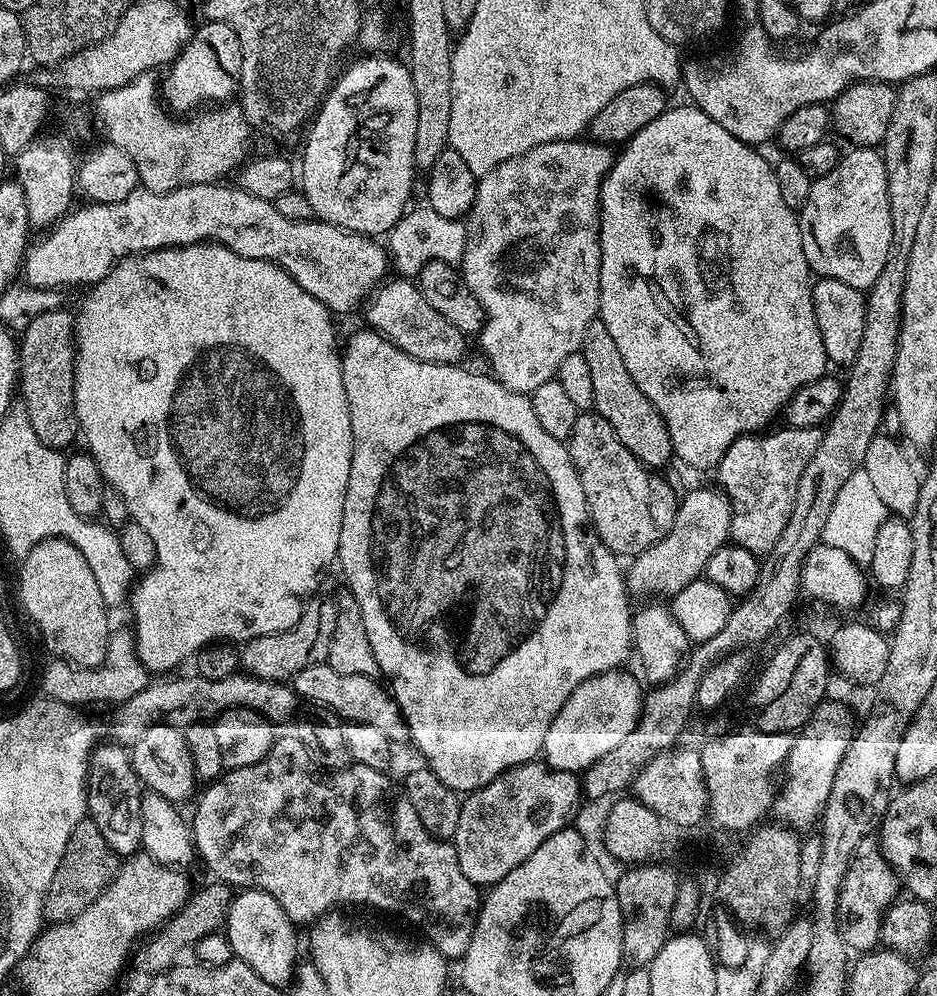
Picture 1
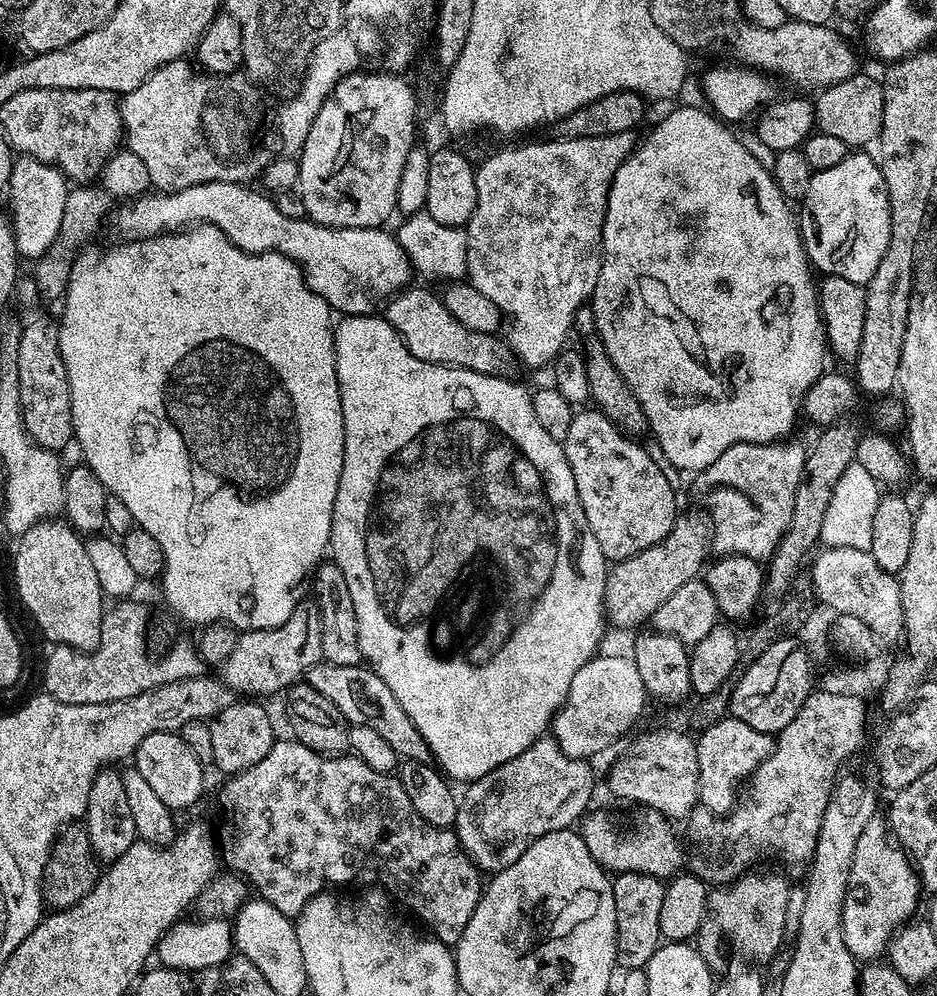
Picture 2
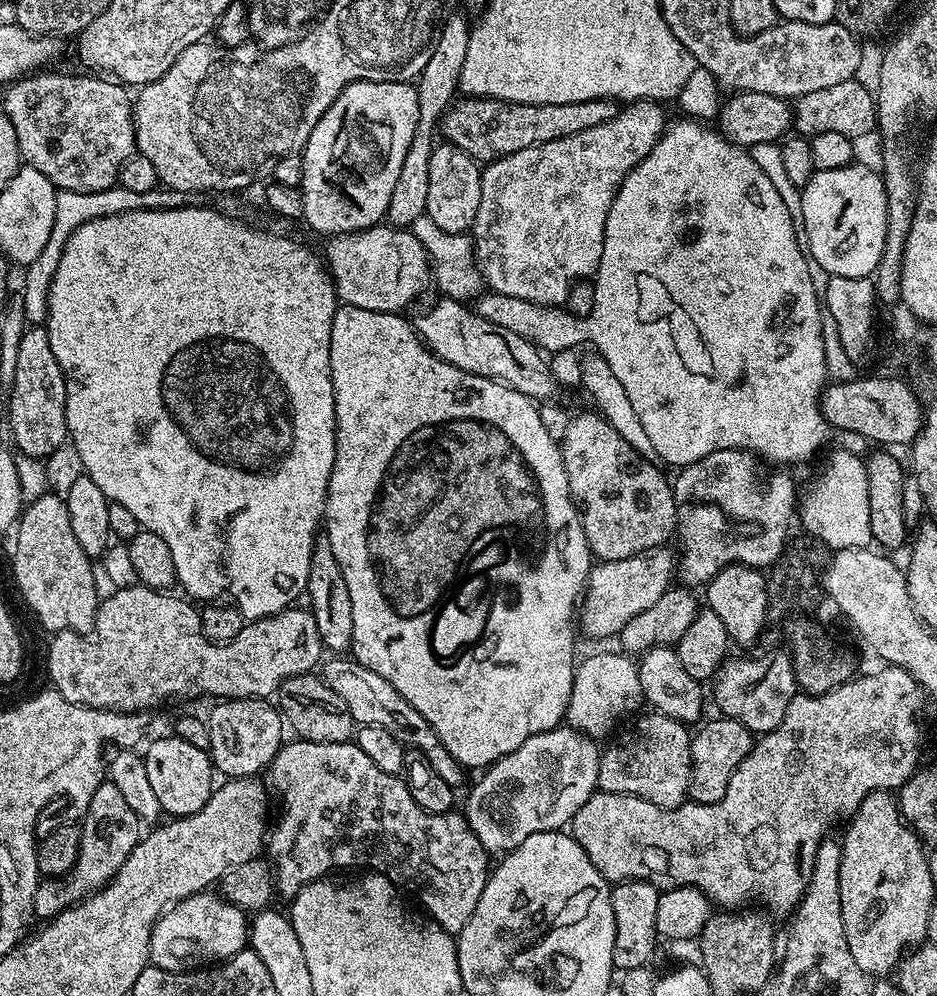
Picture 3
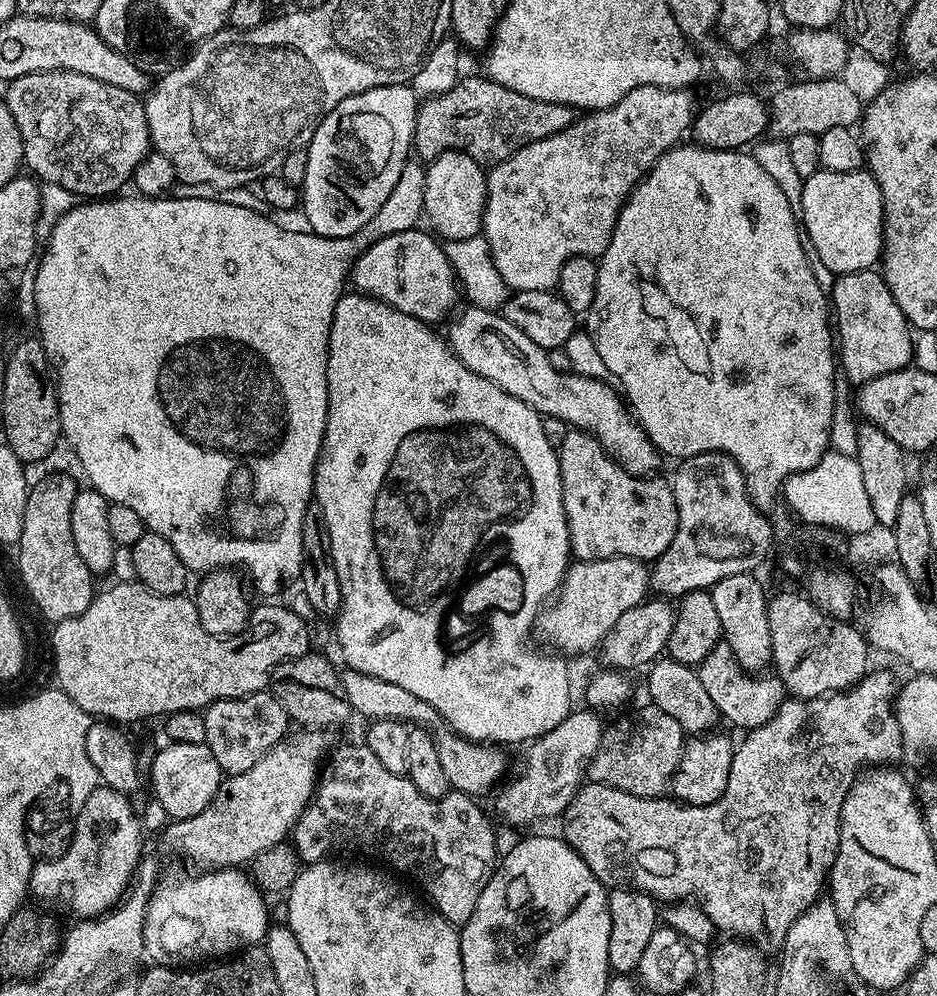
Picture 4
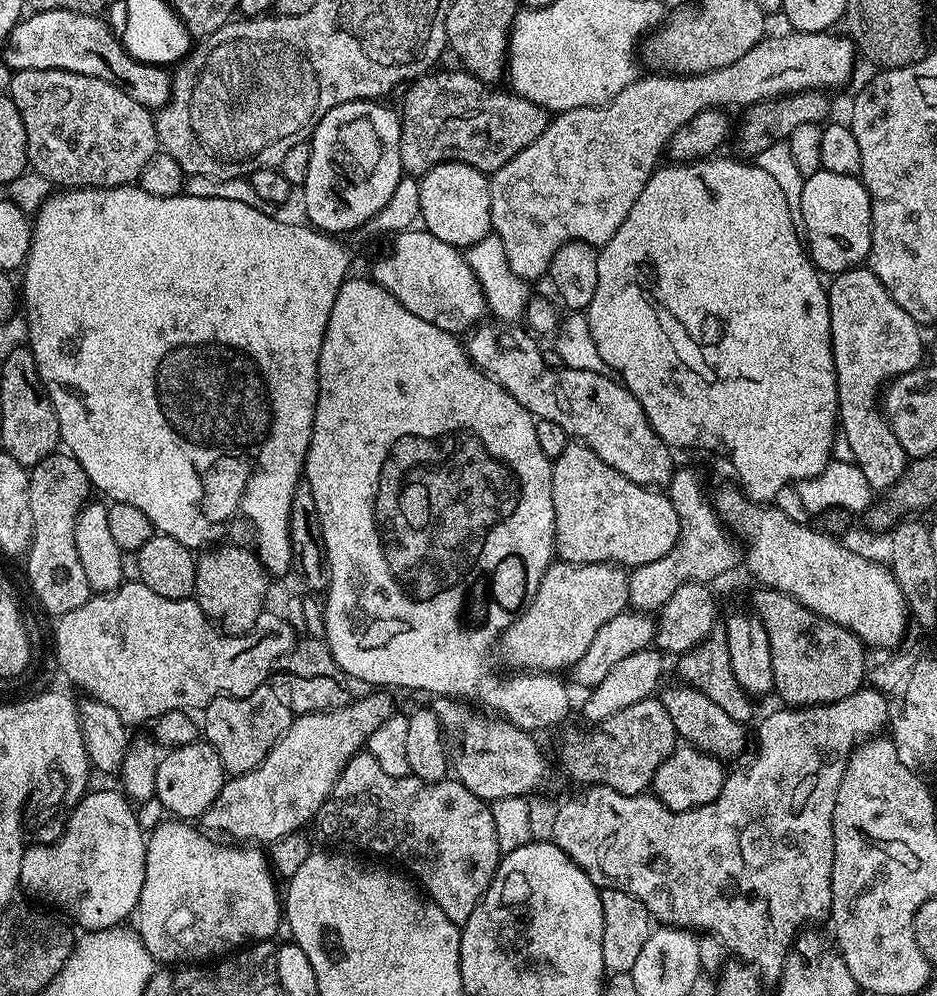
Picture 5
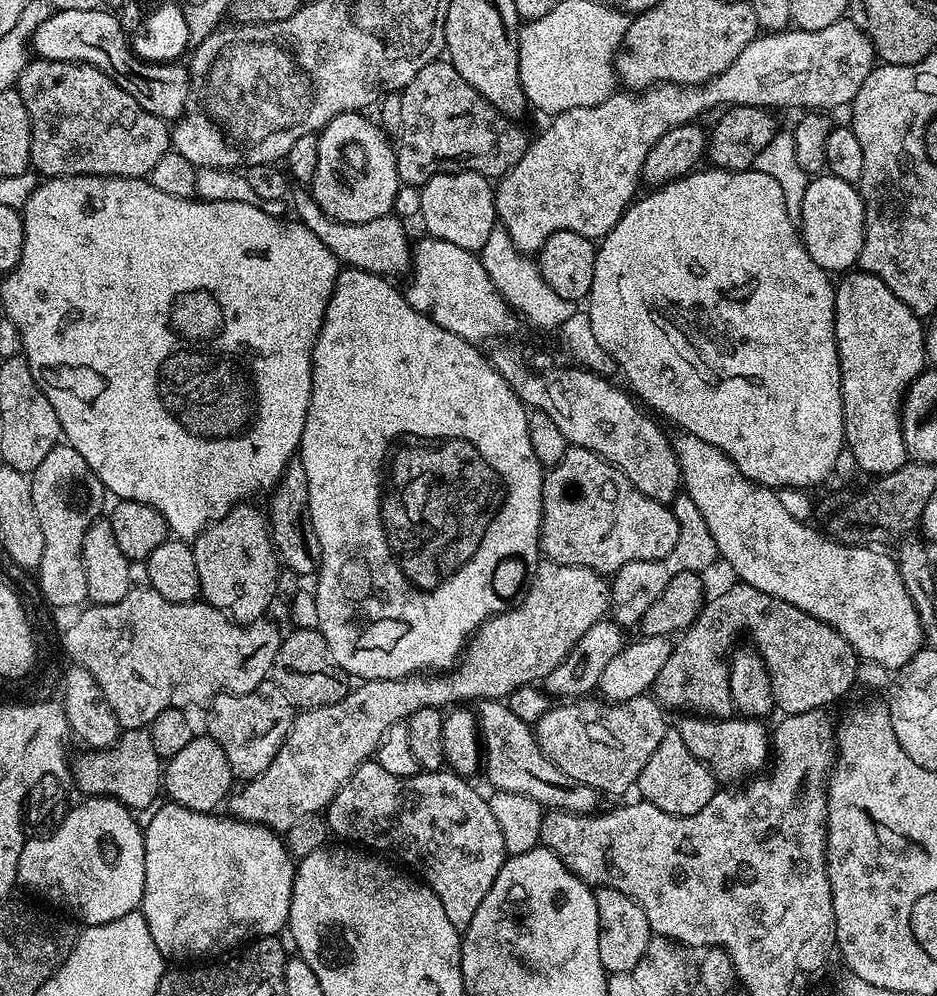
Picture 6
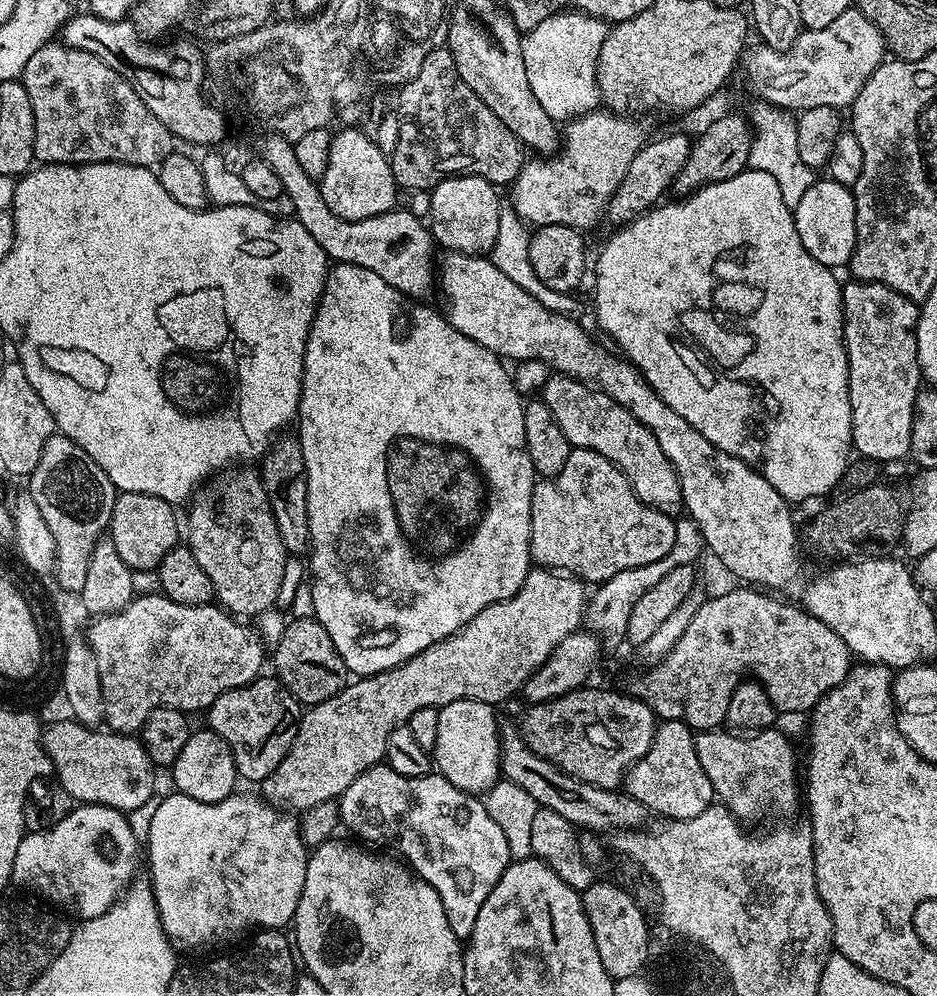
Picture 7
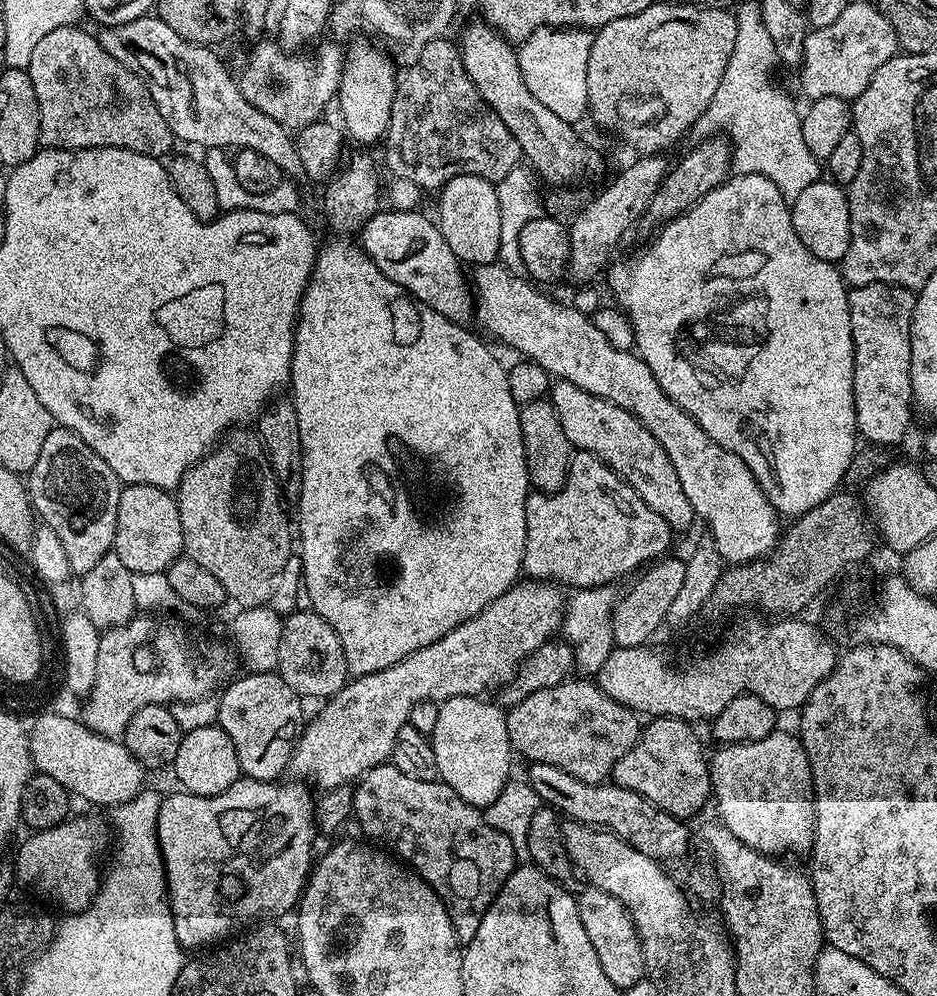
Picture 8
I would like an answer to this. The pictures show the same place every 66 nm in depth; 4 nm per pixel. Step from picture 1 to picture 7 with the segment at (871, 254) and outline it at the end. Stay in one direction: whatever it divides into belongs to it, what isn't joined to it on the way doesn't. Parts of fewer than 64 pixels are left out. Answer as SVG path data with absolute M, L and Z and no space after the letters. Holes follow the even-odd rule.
M827 178L813 179L810 190L798 201L794 215L798 238L810 250L810 258L818 258L822 266L833 270L840 270L851 261L856 245L856 200L849 185Z

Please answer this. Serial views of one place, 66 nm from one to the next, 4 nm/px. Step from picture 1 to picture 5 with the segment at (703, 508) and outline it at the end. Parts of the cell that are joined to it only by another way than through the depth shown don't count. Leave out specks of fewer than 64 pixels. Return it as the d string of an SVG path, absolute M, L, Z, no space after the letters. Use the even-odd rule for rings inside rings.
M554 562L542 574L542 582L538 582L538 594L529 602L528 607L520 613L511 626L498 641L498 652L510 667L520 672L559 673L559 668L571 669L586 654L590 642L594 642L594 634L610 622L619 612L629 607L628 572L614 564L569 564Z

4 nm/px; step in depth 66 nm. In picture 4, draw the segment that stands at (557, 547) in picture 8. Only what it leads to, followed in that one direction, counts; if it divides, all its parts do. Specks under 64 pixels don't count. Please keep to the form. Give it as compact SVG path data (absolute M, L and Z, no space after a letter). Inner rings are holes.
M570 430L558 445L558 455L562 478L562 506L566 510L572 556L577 561L625 556L655 562L667 550L670 542L674 542L674 534L678 530L678 510L674 506L672 486L667 479L652 480L656 478L631 476L608 455L608 451L590 432Z

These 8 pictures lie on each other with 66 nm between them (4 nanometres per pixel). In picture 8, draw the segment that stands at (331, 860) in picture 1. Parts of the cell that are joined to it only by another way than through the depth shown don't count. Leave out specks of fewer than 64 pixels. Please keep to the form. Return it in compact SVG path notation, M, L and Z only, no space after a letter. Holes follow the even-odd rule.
M390 762L371 768L355 785L352 811L354 820L360 823L369 841L389 844L384 846L391 849L405 865L411 866L416 875L437 892L446 906L446 914L454 926L457 940L467 946L474 934L478 934L478 926L482 926L482 918L500 893L500 887L518 866L510 839L488 825L483 811L468 805L447 784L439 779L422 782L422 778L410 778L410 774L402 774L402 770Z

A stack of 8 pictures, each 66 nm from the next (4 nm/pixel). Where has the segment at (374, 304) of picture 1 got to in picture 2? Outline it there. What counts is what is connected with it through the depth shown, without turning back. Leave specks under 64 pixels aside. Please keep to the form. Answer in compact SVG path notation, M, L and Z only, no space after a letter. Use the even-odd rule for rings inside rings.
M409 286L387 301L387 308L386 318L390 326L394 326L396 333L404 339L414 358L422 358L422 362L451 364L454 368L469 368L489 374L507 373L507 368L514 364L512 349L501 337L499 340L499 335L462 326L462 322L446 310L435 291L432 293L424 288Z

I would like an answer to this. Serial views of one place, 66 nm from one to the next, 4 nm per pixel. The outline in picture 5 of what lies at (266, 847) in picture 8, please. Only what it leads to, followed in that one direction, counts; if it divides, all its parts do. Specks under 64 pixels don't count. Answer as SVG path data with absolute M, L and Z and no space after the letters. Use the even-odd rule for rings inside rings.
M164 818L160 825L157 826L146 840L144 849L144 881L142 882L142 894L140 901L134 913L135 931L140 933L140 940L146 946L146 950L152 956L153 961L159 962L164 966L184 966L189 962L196 962L202 952L208 958L220 958L225 955L226 949L236 950L241 946L247 946L253 942L268 942L273 939L279 928L282 928L282 896L278 891L276 893L277 877L274 875L269 857L266 855L265 849L260 846L228 846L232 848L223 848L219 844L219 839L213 838L211 835L205 834L195 823L192 822L177 822L172 818Z

